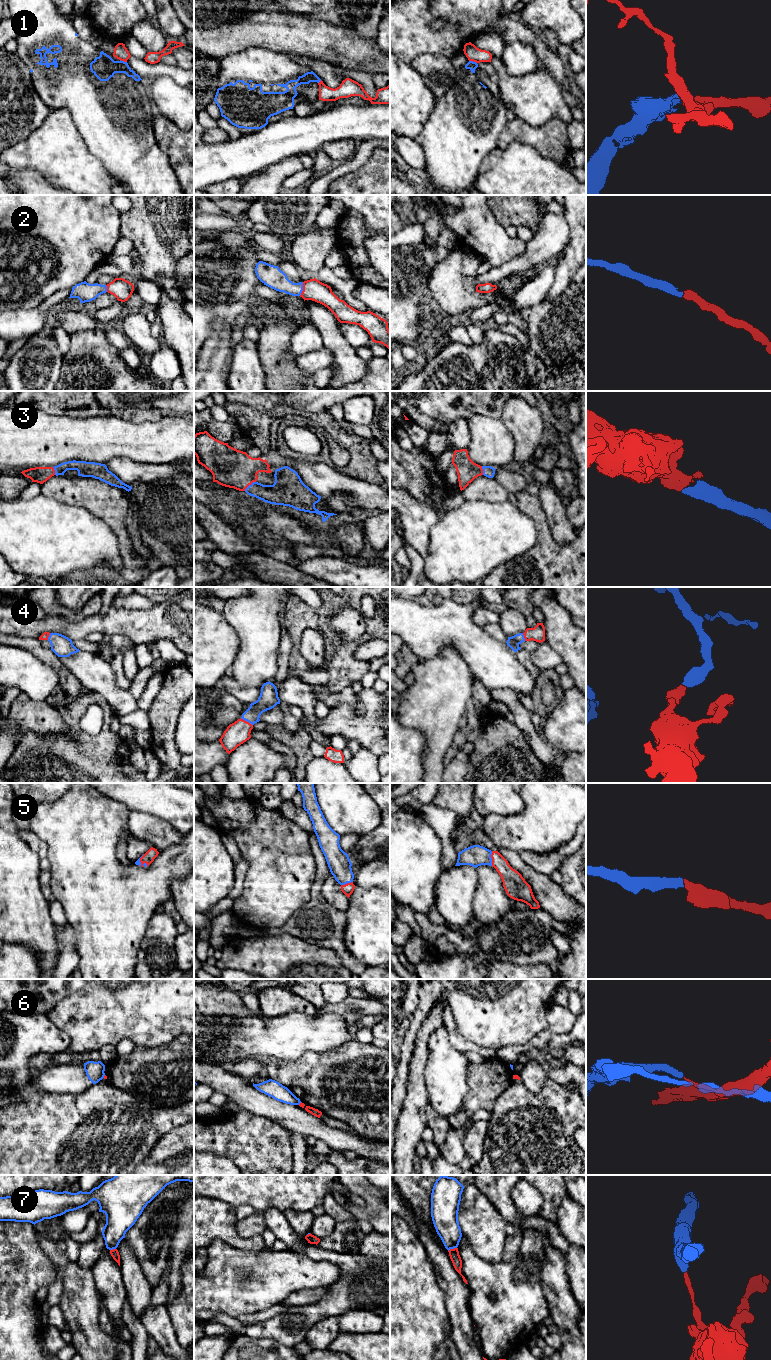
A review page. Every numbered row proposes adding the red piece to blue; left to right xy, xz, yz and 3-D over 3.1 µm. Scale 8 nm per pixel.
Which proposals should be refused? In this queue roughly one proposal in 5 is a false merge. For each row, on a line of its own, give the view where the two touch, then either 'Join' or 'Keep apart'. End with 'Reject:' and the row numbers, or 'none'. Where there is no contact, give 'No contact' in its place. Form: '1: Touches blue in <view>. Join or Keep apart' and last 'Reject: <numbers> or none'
1: Touches blue in yz. Keep apart
2: Touches blue in xz. Join
3: Touches blue in xz. Join
4: Touches blue in xz. Join
5: Touches blue in yz. Join
6: Touches blue in xy. Keep apart
7: Touches blue in yz. Keep apart
Reject: 1, 6, 7

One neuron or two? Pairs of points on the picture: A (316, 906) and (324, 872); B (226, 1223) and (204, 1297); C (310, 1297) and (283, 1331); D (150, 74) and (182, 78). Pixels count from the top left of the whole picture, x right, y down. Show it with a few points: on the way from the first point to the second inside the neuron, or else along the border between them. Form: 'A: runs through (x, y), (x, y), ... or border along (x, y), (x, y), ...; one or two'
A: runs through (317, 898), (317, 884), (319, 880); one
B: border along (206, 1248), (212, 1241), (222, 1240), (243, 1249); two
C: border along (325, 1293), (312, 1303), (290, 1307); two
D: runs through (158, 71), (174, 72); one

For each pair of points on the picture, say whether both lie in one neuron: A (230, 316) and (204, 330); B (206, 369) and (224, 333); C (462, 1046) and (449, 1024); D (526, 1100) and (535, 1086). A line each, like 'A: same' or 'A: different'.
A: same
B: same
C: same
D: different

